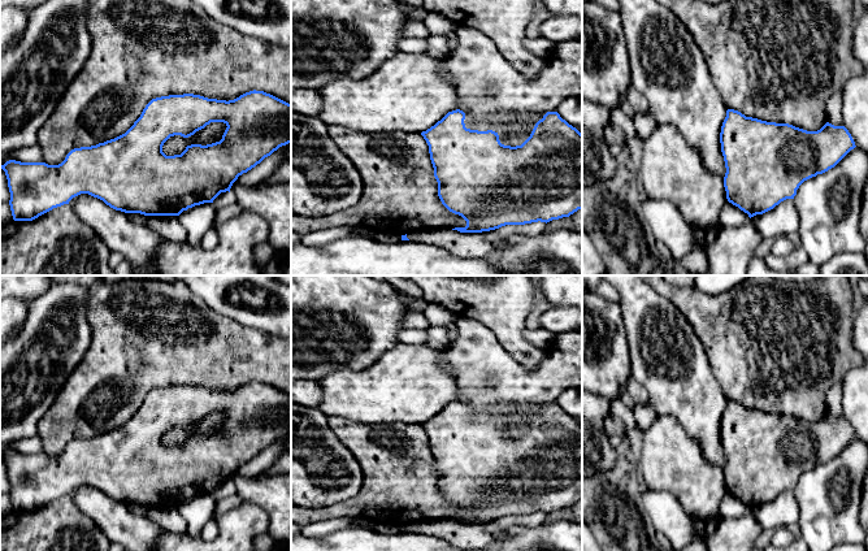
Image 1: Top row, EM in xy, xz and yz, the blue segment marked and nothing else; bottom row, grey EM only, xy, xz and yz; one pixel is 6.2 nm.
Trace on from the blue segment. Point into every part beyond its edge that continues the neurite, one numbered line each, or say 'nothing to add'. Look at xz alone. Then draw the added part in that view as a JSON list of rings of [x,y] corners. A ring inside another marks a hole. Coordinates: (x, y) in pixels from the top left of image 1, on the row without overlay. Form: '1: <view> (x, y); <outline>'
1: xz (498, 408); [[[495,403],[495,404],[487,405],[481,412],[476,412],[472,405],[465,404],[464,415],[466,420],[472,421],[472,418],[476,417],[477,418],[476,421],[478,422],[487,422],[490,421],[491,417],[499,416],[499,415],[507,415],[515,408],[516,408],[515,403]]]

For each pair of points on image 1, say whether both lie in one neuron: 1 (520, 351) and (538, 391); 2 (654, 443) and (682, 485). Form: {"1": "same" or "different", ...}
{"1": "different", "2": "same"}

